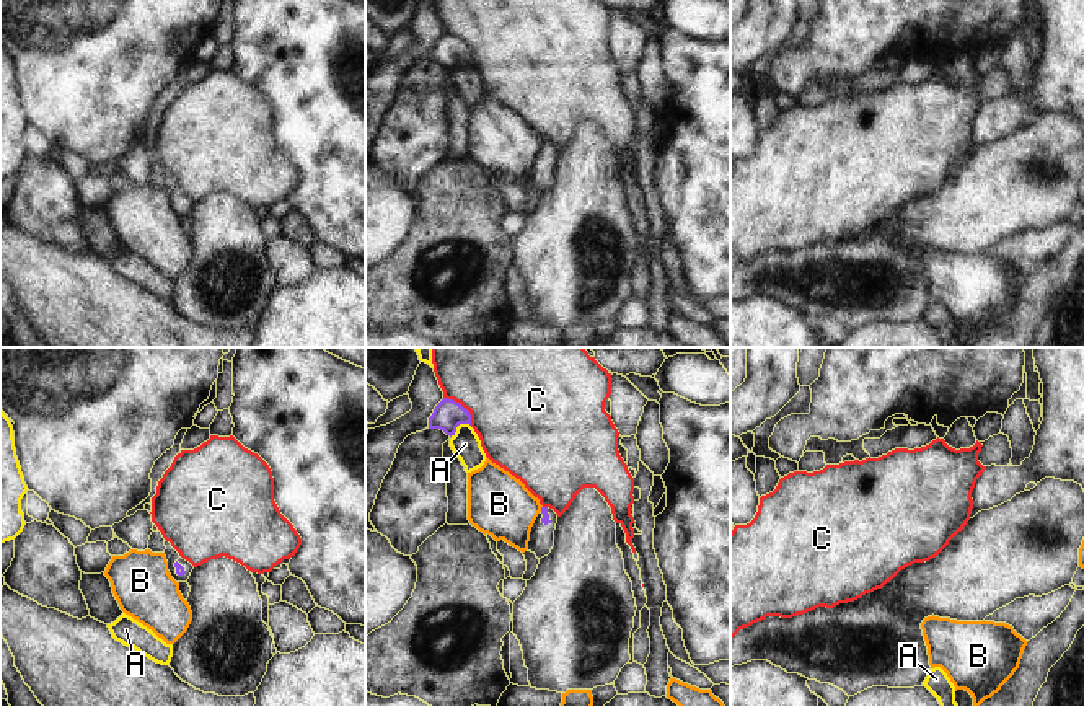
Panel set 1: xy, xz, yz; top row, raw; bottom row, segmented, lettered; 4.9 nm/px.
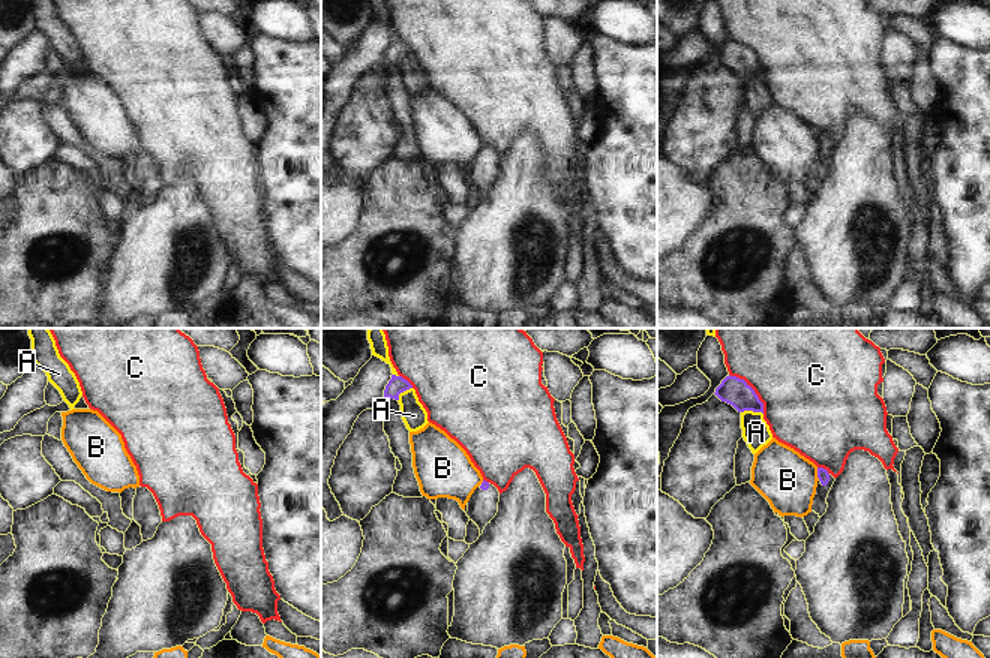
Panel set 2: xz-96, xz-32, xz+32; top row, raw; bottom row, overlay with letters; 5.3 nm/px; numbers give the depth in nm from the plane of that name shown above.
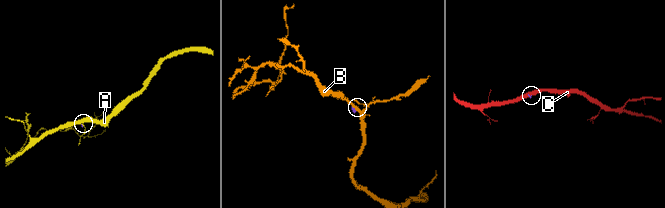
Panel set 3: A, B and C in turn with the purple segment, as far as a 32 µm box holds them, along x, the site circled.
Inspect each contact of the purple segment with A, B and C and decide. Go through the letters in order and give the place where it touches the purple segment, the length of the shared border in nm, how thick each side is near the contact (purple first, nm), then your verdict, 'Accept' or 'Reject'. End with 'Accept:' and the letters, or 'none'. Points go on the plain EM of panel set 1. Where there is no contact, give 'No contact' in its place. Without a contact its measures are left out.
A: Touches purple at xz (458, 59). Shared border 120 nm. Thickness 150 nm (purple) against 140 nm. Reject
B: Touches purple at xz (542, 144). Shared border 30 nm. Thickness 40 nm (purple) against 320 nm. Reject
C: Touches purple at xz (462, 41). Shared border 200 nm. Thickness 150 nm (purple) against 420 nm. Reject
Accept: none

